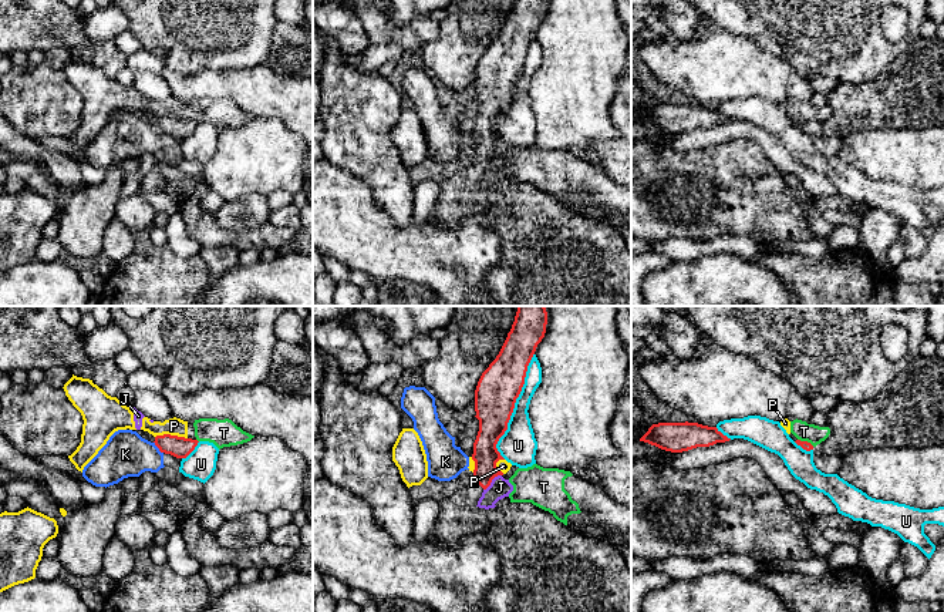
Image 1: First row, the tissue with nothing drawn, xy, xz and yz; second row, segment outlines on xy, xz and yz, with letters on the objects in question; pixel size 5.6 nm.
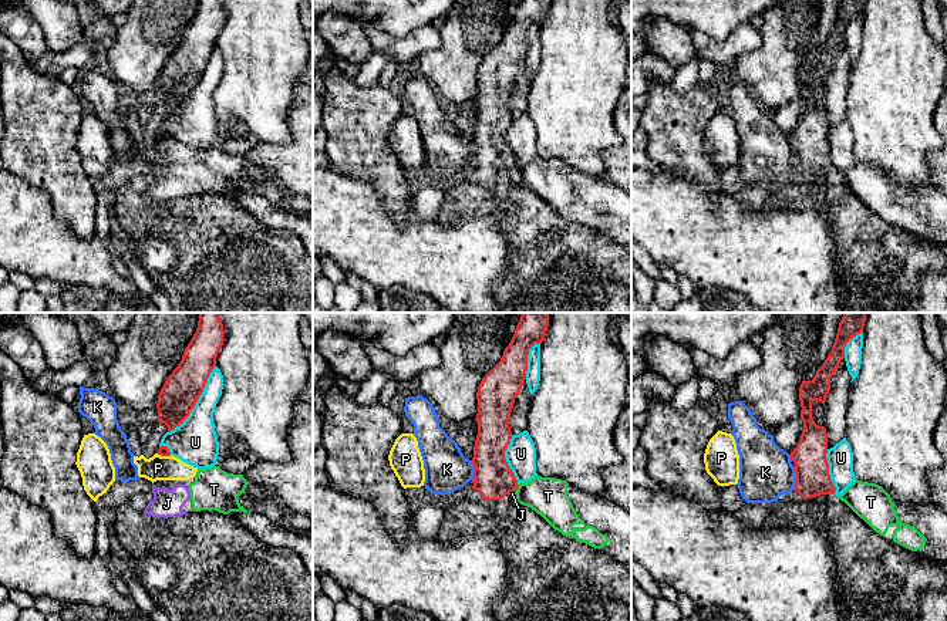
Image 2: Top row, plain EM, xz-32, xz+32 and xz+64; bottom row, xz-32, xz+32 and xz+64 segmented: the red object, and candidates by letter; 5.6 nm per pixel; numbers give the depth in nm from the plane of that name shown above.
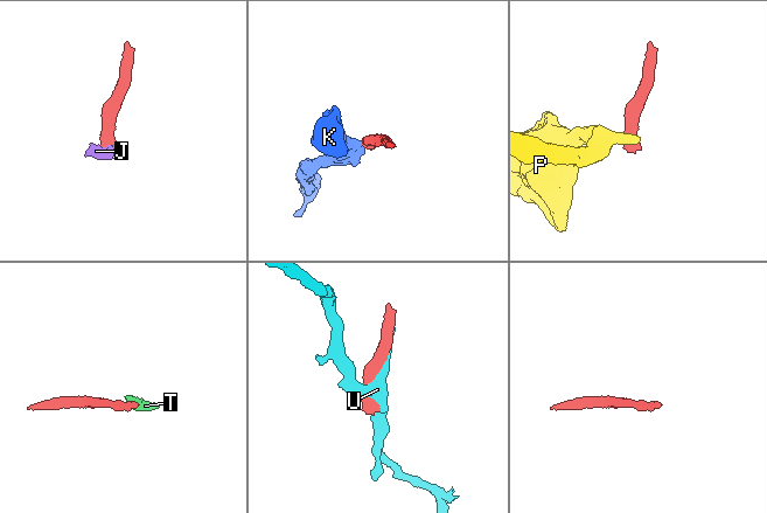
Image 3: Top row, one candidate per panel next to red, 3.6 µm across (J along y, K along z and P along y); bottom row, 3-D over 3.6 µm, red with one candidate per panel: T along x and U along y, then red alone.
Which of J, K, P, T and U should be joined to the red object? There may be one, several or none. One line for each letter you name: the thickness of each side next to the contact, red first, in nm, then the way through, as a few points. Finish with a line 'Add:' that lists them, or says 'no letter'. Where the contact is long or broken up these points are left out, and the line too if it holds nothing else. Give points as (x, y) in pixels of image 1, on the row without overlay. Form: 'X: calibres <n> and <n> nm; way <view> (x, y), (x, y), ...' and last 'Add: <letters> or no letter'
Add: no letter

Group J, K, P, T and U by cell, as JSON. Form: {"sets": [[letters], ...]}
{"sets": [["J", "P", "T"], ["K"], ["U"]]}

